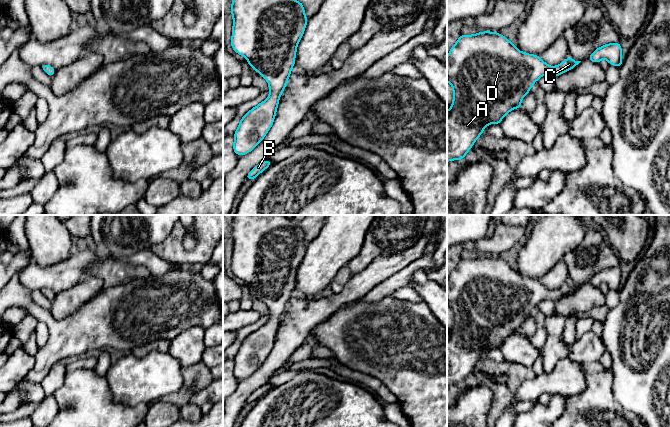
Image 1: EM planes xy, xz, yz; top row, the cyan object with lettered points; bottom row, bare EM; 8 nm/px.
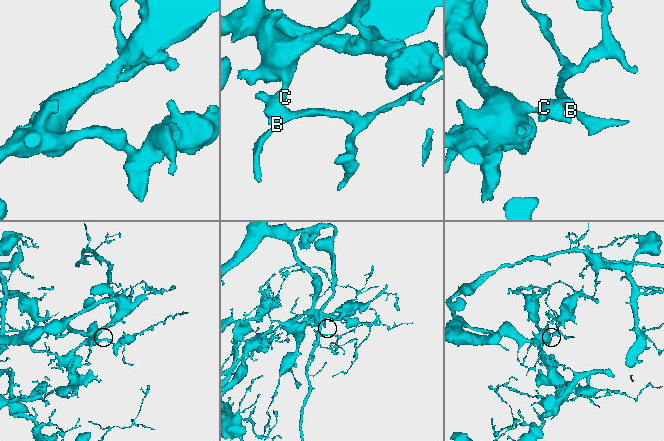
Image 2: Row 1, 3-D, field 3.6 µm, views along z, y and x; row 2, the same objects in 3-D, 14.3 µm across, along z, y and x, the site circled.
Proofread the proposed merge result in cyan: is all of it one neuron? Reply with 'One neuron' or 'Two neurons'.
Two neurons

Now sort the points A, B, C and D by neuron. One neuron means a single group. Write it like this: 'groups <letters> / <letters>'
groups A D / B C

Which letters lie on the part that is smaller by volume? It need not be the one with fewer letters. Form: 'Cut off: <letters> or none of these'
Cut off: B, C

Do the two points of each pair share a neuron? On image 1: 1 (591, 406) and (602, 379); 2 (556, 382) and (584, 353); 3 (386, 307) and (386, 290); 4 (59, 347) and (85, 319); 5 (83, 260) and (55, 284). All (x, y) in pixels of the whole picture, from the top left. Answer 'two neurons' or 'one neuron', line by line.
1: one neuron
2: two neurons
3: two neurons
4: one neuron
5: one neuron

